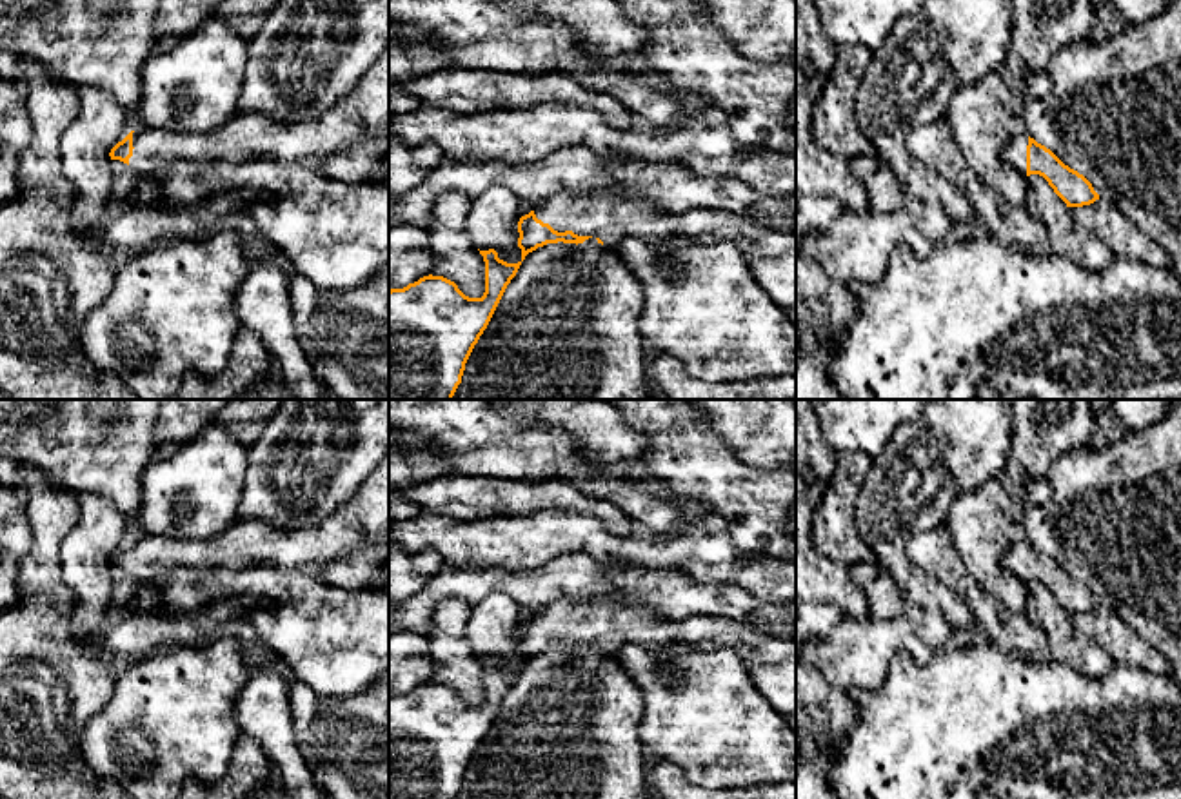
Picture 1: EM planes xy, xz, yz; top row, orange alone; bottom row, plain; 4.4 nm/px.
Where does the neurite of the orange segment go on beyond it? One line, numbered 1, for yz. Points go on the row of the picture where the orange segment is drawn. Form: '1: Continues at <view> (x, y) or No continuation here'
1: Continues at yz (1014, 149)

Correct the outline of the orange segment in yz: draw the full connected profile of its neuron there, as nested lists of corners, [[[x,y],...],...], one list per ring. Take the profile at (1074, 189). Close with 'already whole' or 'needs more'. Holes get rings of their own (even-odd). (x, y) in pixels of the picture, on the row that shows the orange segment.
[[[1021,127],[1005,140],[1001,156],[1017,173],[1043,176],[1067,207],[1083,207],[1099,200],[1092,183],[1065,165],[1050,149],[1037,143]]]; needs more

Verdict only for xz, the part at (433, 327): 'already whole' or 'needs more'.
already whole

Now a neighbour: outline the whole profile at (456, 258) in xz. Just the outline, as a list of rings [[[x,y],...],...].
[[[447,191],[434,200],[427,225],[434,254],[432,276],[443,276],[469,298],[485,292],[485,261],[467,234],[472,196]]]

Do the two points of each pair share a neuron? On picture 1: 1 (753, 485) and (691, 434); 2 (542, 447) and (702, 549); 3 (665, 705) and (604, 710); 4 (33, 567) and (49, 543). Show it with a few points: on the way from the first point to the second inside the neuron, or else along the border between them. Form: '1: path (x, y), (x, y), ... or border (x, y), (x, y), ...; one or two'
1: path (738, 482), (705, 449); one
2: border (689, 522), (673, 536); two
3: border (624, 669), (644, 701), (640, 732), (644, 750); two
4: path (35, 562), (44, 549); one

